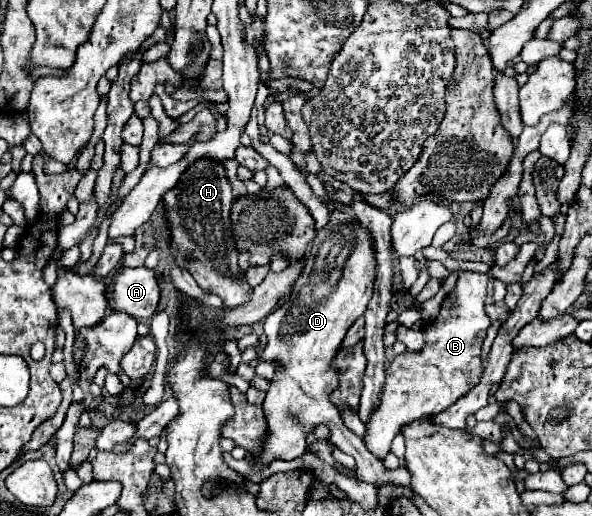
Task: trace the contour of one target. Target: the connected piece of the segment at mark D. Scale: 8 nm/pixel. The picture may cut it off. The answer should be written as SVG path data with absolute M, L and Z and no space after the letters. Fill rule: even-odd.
M334 210L330 216L330 222L316 234L314 246L310 246L310 250L306 252L304 270L298 276L298 282L294 284L294 290L292 290L288 302L278 306L264 320L264 334L268 338L268 344L258 358L262 358L270 364L274 360L278 360L278 366L274 368L274 378L272 378L270 390L266 392L266 398L262 404L268 432L262 438L260 452L252 454L252 460L256 464L268 466L276 458L294 460L294 458L302 456L302 452L306 448L308 430L314 428L316 424L326 424L332 430L332 442L342 452L354 456L356 466L358 466L358 474L364 482L370 482L376 488L380 488L384 484L392 484L398 488L410 488L412 490L410 470L406 466L398 466L394 470L388 470L382 462L378 462L378 458L374 458L366 450L366 446L362 446L362 440L342 424L338 408L330 402L330 394L334 392L334 386L338 386L338 382L340 382L340 370L334 366L334 356L338 354L338 350L342 346L346 330L366 310L366 302L370 302L370 298L372 298L372 280L374 280L374 256L372 256L372 246L370 246L370 234L366 234L366 228L348 210Z

